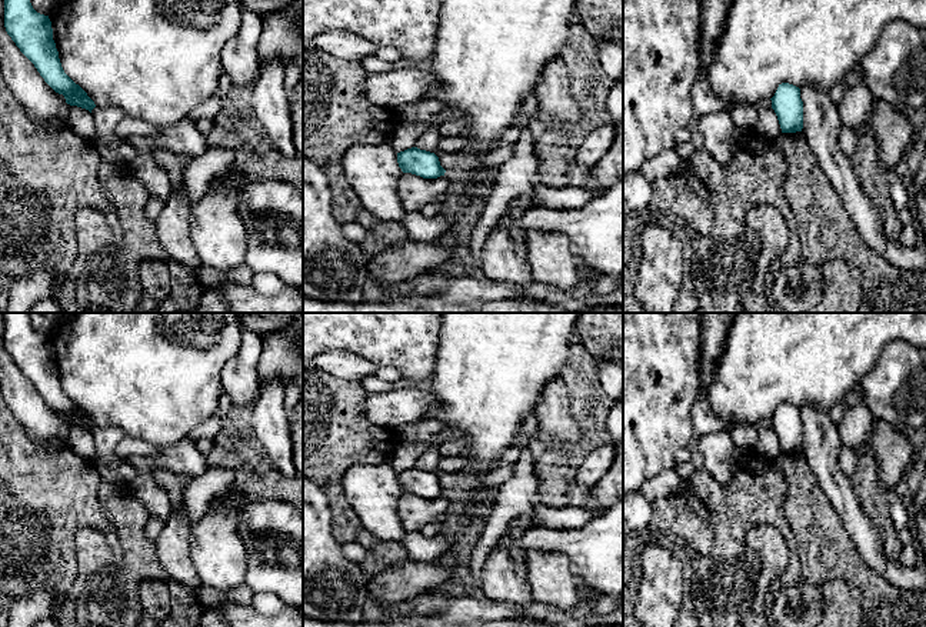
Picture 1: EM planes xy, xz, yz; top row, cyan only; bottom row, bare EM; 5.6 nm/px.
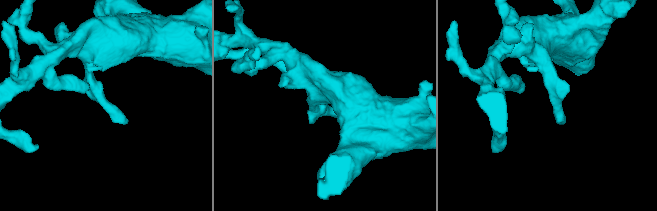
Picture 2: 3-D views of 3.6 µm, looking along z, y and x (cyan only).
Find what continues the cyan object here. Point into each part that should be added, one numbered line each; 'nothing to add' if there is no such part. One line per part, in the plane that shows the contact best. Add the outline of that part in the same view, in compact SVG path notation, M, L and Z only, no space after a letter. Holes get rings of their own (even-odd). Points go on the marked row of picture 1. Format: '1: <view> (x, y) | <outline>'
nothing to add

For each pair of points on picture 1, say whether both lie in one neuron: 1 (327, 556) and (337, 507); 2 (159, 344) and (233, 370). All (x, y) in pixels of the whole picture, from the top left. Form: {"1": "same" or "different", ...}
{"1": "different", "2": "different"}

